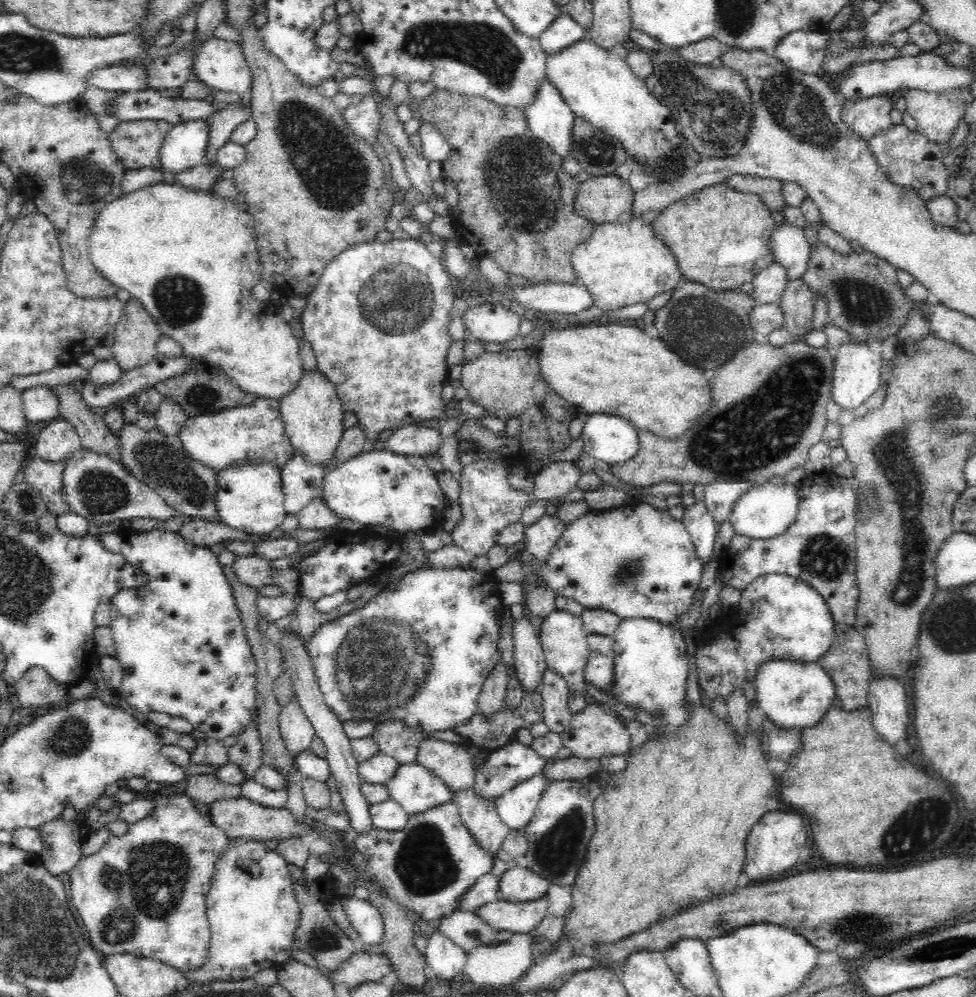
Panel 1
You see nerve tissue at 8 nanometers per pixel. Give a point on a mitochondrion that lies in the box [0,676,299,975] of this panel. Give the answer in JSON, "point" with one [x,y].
{"point":[150,887]}

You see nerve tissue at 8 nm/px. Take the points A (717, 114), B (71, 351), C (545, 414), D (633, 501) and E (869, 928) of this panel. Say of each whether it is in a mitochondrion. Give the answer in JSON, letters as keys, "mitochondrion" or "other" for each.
{"A":"mitochondrion","B":"other","C":"mitochondrion","D":"other","E":"mitochondrion"}

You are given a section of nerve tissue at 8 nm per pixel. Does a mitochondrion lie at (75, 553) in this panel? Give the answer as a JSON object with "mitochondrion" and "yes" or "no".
{"mitochondrion":"no"}

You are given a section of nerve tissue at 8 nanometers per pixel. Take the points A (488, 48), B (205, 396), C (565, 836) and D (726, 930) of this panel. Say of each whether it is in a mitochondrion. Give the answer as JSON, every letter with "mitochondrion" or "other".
{"A":"mitochondrion","B":"mitochondrion","C":"mitochondrion","D":"other"}

